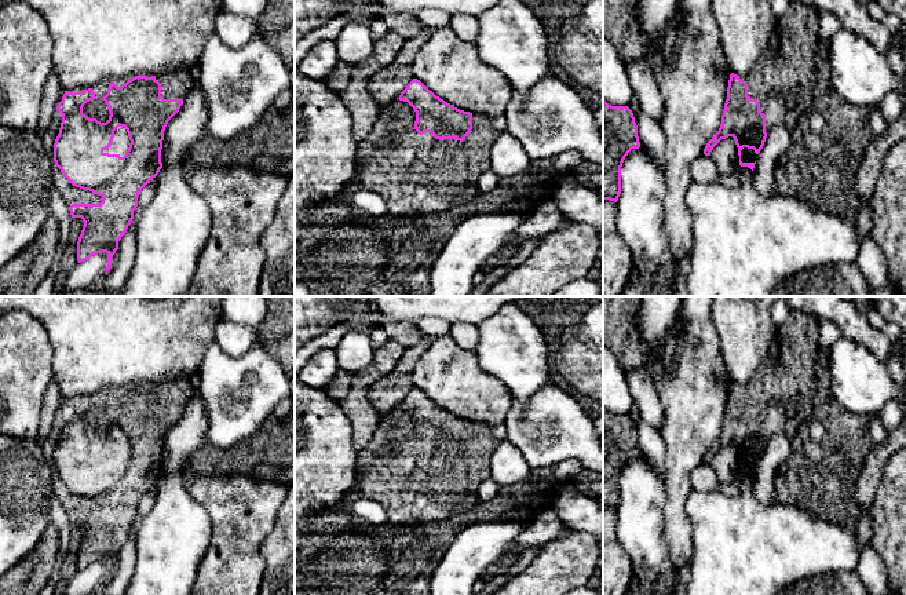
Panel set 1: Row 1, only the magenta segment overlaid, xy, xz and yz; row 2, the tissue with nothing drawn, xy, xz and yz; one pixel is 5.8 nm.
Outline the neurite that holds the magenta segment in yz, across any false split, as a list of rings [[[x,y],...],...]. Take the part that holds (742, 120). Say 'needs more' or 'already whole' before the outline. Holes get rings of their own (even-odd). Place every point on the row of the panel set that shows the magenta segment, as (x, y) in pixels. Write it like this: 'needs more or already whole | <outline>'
needs more | [[[790,3],[788,11],[778,19],[772,50],[764,52],[745,77],[730,74],[721,124],[706,143],[705,156],[710,156],[721,139],[733,136],[738,147],[739,165],[753,171],[756,161],[742,163],[741,150],[748,147],[759,154],[767,132],[775,125],[785,125],[790,132],[794,129],[812,105],[817,84],[815,56],[821,50],[818,28],[819,11],[801,3]]]

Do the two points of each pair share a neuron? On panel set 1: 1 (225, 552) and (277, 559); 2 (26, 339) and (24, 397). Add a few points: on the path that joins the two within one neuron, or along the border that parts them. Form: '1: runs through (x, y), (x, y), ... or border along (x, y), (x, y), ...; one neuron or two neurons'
1: border along (274, 528), (259, 547), (265, 562), (260, 580); two neurons
2: runs through (24, 353), (24, 383); one neuron

